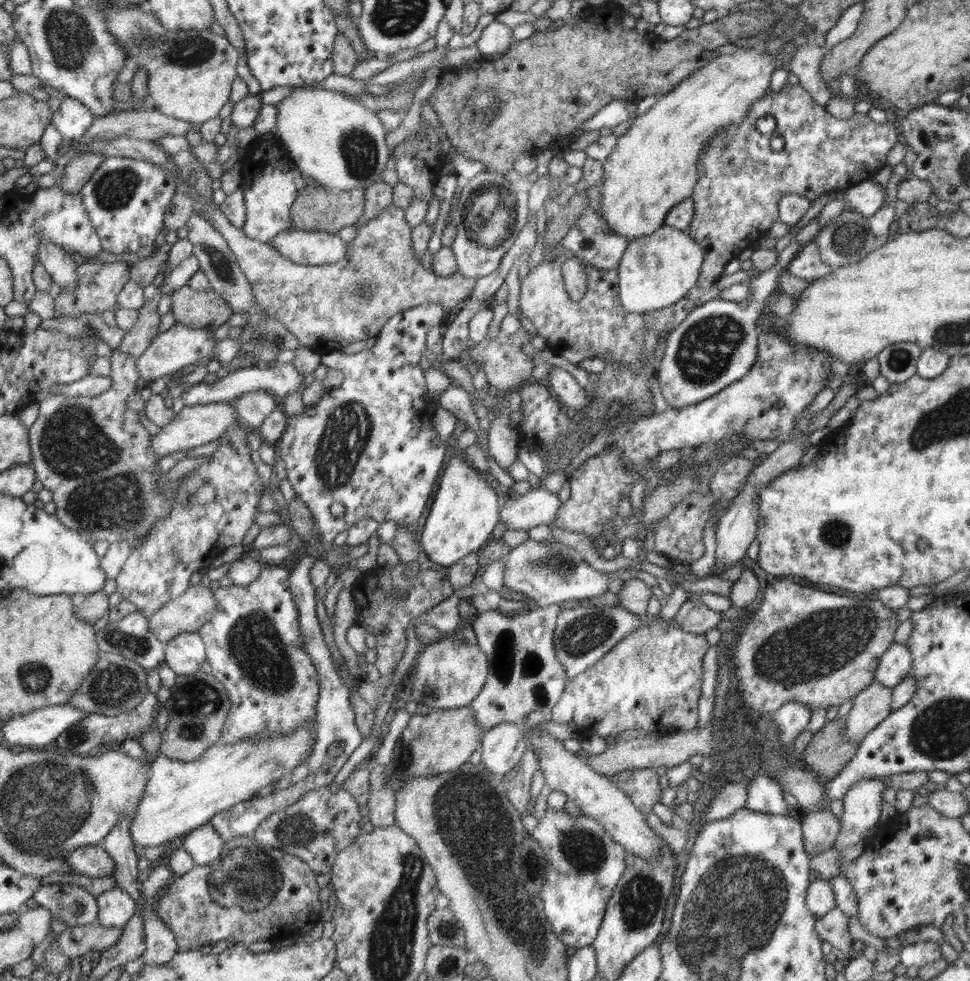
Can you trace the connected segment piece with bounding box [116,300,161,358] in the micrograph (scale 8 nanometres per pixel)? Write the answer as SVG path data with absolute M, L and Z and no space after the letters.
M157 300L145 302L139 309L136 324L127 331L116 350L132 358L140 357L151 344L158 332L161 316L157 312Z

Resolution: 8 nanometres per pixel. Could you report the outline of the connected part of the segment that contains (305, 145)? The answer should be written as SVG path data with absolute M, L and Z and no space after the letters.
M309 86L295 88L277 106L278 120L272 132L283 143L292 162L305 176L314 178L316 184L336 191L355 188L365 192L366 187L381 181L381 172L390 160L392 150L386 144L385 131L376 113L344 93Z

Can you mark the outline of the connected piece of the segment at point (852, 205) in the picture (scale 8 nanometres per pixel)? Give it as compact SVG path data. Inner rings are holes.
M873 178L853 184L846 188L843 194L846 208L864 216L866 220L878 212L885 202L884 199L884 190Z

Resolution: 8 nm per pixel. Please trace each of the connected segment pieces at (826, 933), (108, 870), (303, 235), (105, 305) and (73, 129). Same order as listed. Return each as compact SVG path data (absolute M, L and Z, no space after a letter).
M835 906L826 916L816 917L815 929L821 940L830 942L833 950L839 953L845 961L858 958L862 954L855 951L850 940L849 930L846 928L849 920L844 913Z
M95 845L74 849L64 861L70 865L72 872L92 878L112 877L116 870L110 855Z
M292 228L267 240L284 258L308 266L341 261L346 256L348 244L338 234Z
M84 258L84 262L77 266L77 285L71 291L62 291L55 299L55 318L80 318L81 314L98 314L119 309L118 293L131 280L130 266L124 261L100 264L94 259Z
M72 97L62 98L60 108L53 114L51 123L65 140L79 140L94 123L90 110Z

